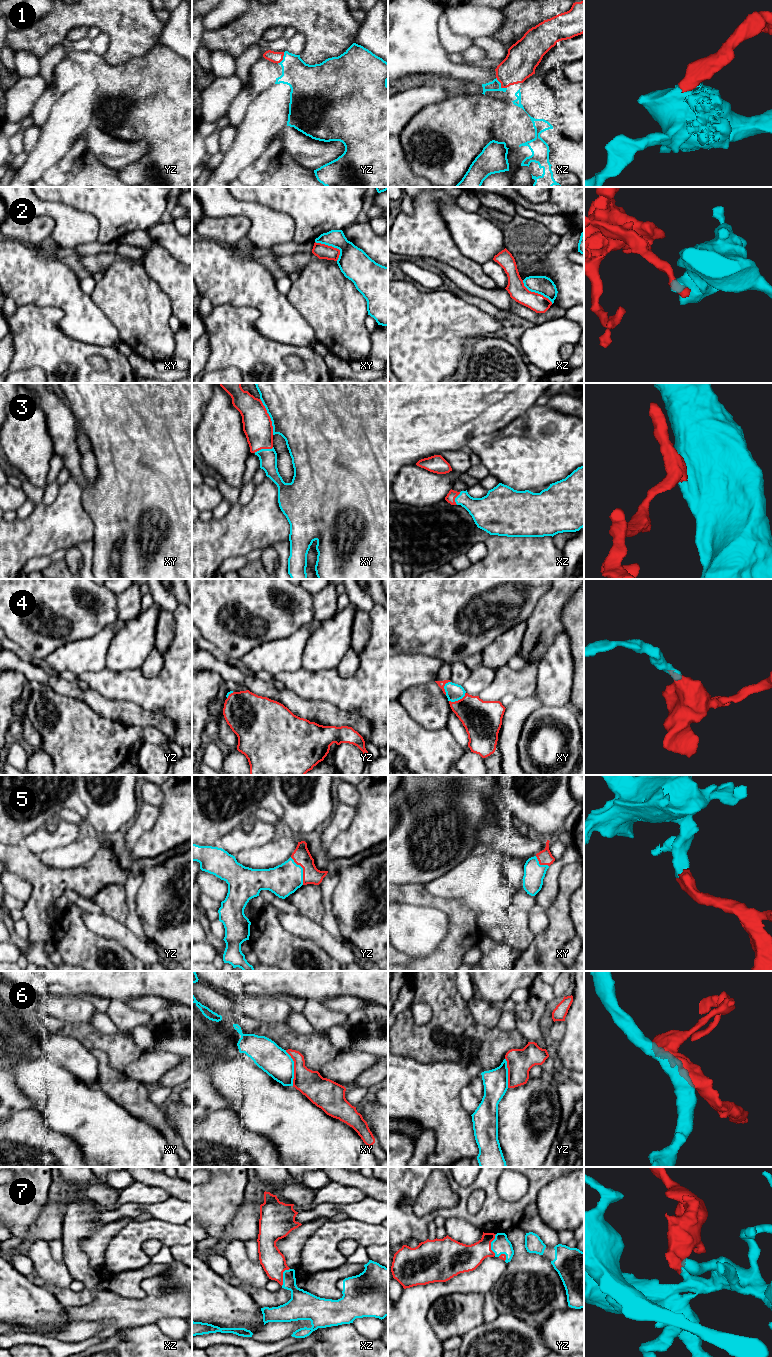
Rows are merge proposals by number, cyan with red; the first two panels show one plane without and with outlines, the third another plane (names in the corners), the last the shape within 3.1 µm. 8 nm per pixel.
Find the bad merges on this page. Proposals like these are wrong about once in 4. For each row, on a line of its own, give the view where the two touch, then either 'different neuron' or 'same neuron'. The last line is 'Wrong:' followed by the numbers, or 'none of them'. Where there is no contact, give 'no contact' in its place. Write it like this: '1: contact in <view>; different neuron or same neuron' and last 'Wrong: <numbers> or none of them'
1: contact in xz; same neuron
2: contact in xy; different neuron
3: contact in xy; same neuron
4: contact in xy; same neuron
5: contact in yz; same neuron
6: contact in xy; different neuron
7: contact in yz; same neuron
Wrong: 2, 6

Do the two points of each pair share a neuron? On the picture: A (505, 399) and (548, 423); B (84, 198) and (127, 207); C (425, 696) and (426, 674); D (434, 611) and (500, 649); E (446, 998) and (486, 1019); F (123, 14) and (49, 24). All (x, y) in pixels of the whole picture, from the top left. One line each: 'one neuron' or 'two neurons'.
A: two neurons
B: one neuron
C: two neurons
D: two neurons
E: two neurons
F: one neuron

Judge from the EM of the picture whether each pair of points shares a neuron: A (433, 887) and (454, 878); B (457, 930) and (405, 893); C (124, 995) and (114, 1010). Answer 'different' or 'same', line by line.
A: same
B: same
C: different

